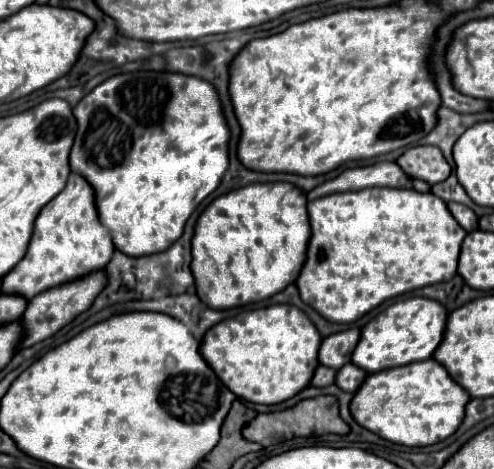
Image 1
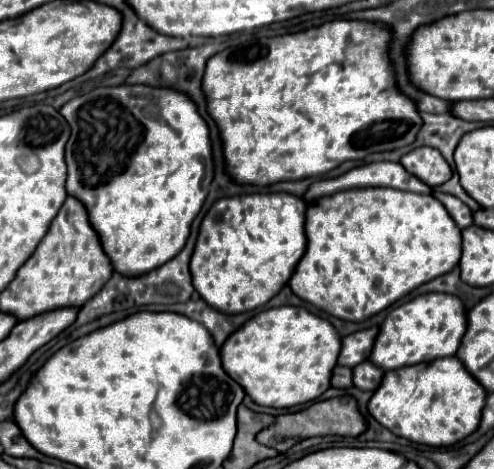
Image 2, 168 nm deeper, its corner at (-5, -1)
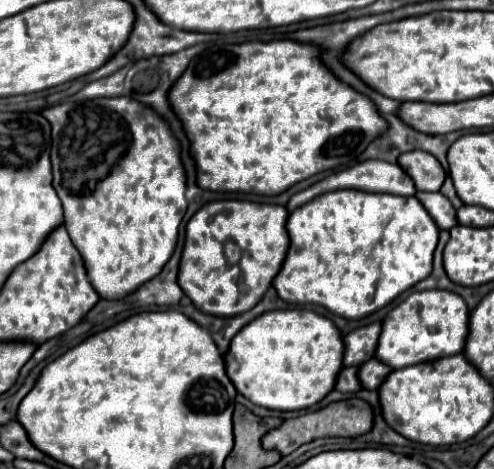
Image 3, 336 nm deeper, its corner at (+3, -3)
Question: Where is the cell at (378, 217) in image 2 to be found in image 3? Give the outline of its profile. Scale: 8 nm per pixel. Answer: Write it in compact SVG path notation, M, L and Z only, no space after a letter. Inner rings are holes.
M356 189L318 195L290 213L286 229L290 247L280 273L272 283L278 297L286 303L316 303L344 319L362 319L426 279L432 273L432 255L438 243L438 227L416 197L364 193Z

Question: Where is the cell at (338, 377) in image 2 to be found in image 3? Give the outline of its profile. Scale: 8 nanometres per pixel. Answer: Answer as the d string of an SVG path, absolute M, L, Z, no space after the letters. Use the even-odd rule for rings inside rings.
M344 367L340 377L338 377L336 389L342 391L342 393L356 393L356 391L360 391L362 383L358 379L358 367Z

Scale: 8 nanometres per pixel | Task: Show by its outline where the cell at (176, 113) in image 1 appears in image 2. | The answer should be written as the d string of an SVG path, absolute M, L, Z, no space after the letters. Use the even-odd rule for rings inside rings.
M150 85L98 87L98 89L92 89L90 93L86 93L86 95L80 95L80 97L74 97L72 101L68 101L60 109L60 113L68 121L68 125L72 127L72 137L68 139L68 145L66 145L66 165L68 165L66 191L68 191L68 195L74 195L76 199L80 199L84 203L86 211L90 215L92 227L100 235L104 251L108 251L106 255L112 259L114 271L124 273L124 275L140 275L140 273L148 273L148 271L164 265L172 257L176 257L176 253L180 253L180 249L184 247L184 243L186 243L186 239L190 235L190 225L192 225L194 217L200 213L200 209L204 205L204 199L206 199L206 195L210 191L212 179L214 179L210 127L204 121L204 117L198 113L198 107L190 99L190 95L180 93L178 89L152 89Z

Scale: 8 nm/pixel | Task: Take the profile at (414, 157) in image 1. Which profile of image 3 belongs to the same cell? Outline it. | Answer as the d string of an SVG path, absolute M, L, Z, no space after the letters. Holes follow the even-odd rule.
M408 151L398 157L398 165L410 175L418 191L440 191L446 179L438 159L426 151Z

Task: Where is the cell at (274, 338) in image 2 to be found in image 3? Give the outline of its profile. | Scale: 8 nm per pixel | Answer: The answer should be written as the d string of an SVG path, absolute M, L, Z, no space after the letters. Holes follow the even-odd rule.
M308 309L266 311L242 327L230 343L226 373L234 387L252 403L278 411L308 409L322 401L342 371L344 339L338 327Z

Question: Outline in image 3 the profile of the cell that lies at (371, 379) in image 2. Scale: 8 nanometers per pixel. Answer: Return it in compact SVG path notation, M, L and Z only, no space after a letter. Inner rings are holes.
M370 359L368 363L364 363L360 367L360 381L362 381L364 389L378 389L390 371L392 371L392 367L380 363L378 359Z

